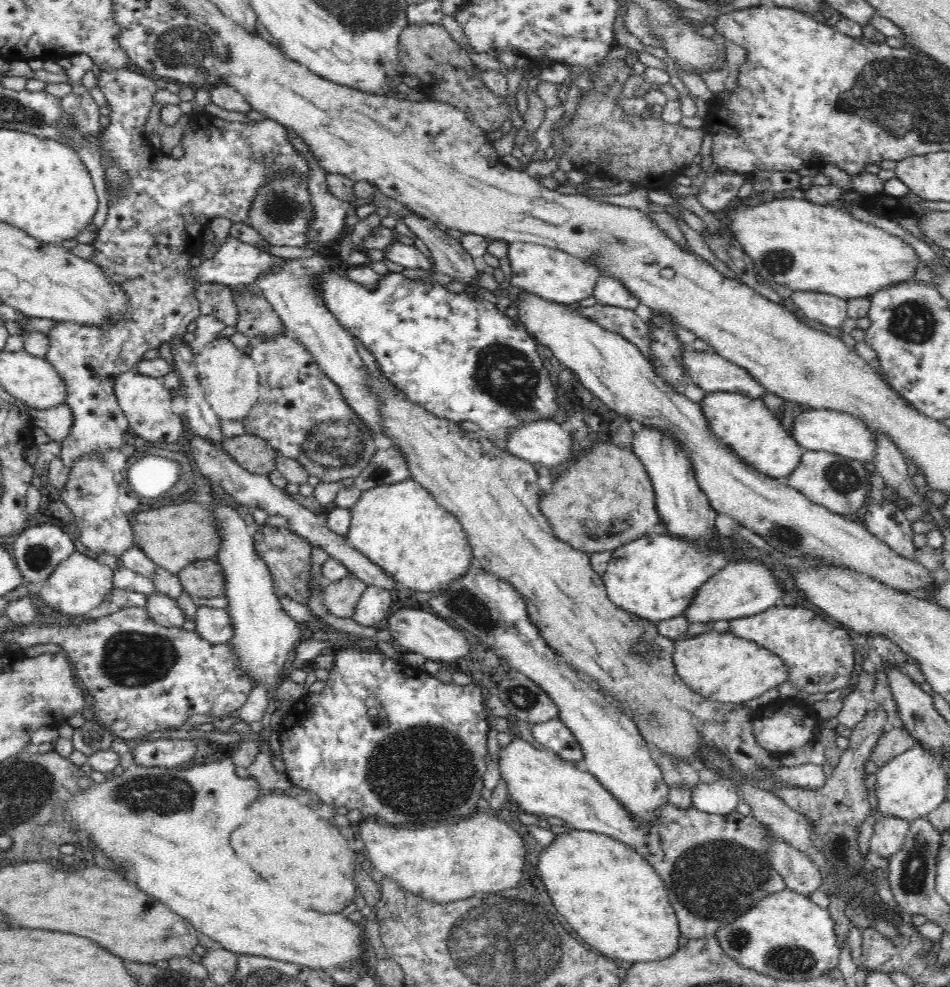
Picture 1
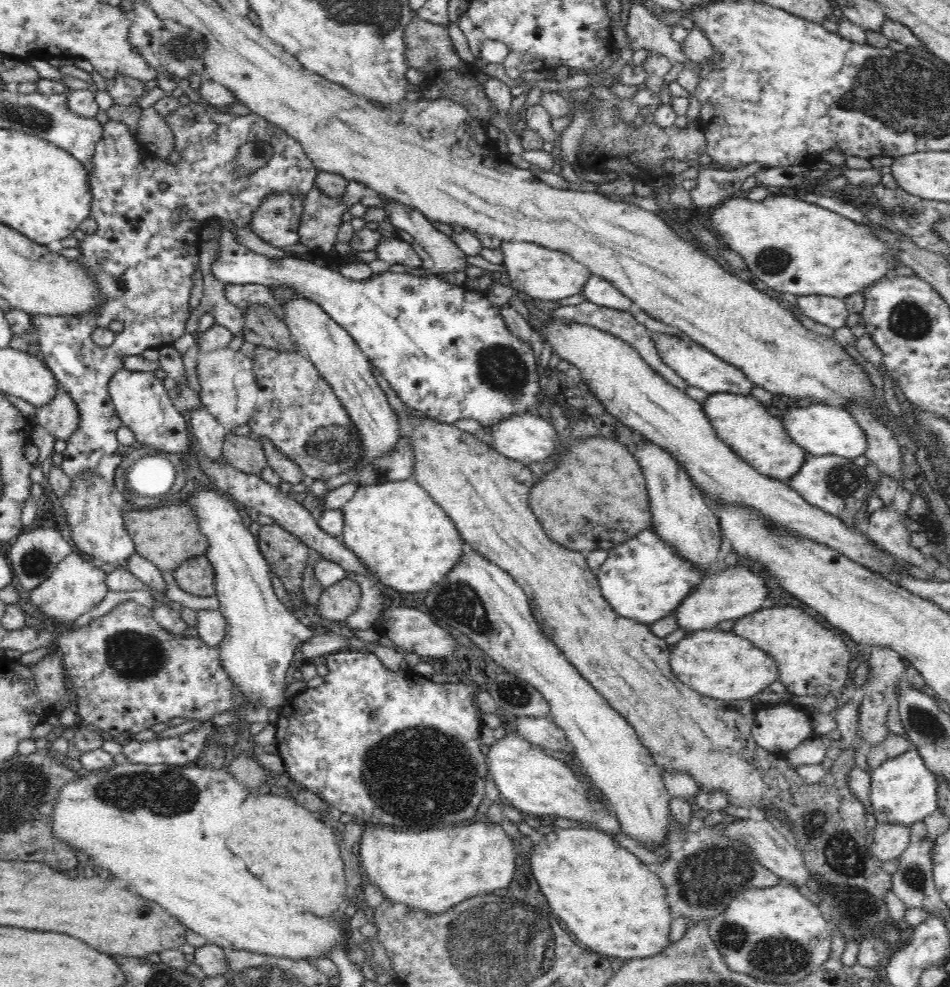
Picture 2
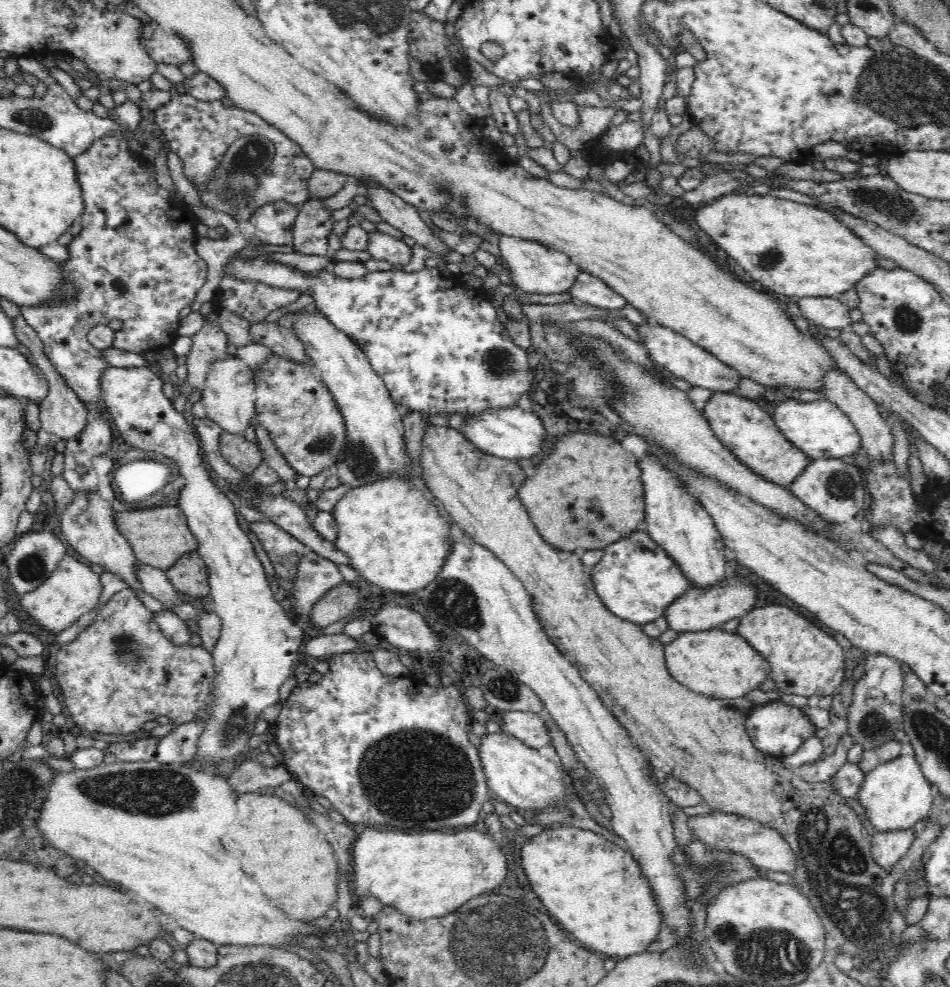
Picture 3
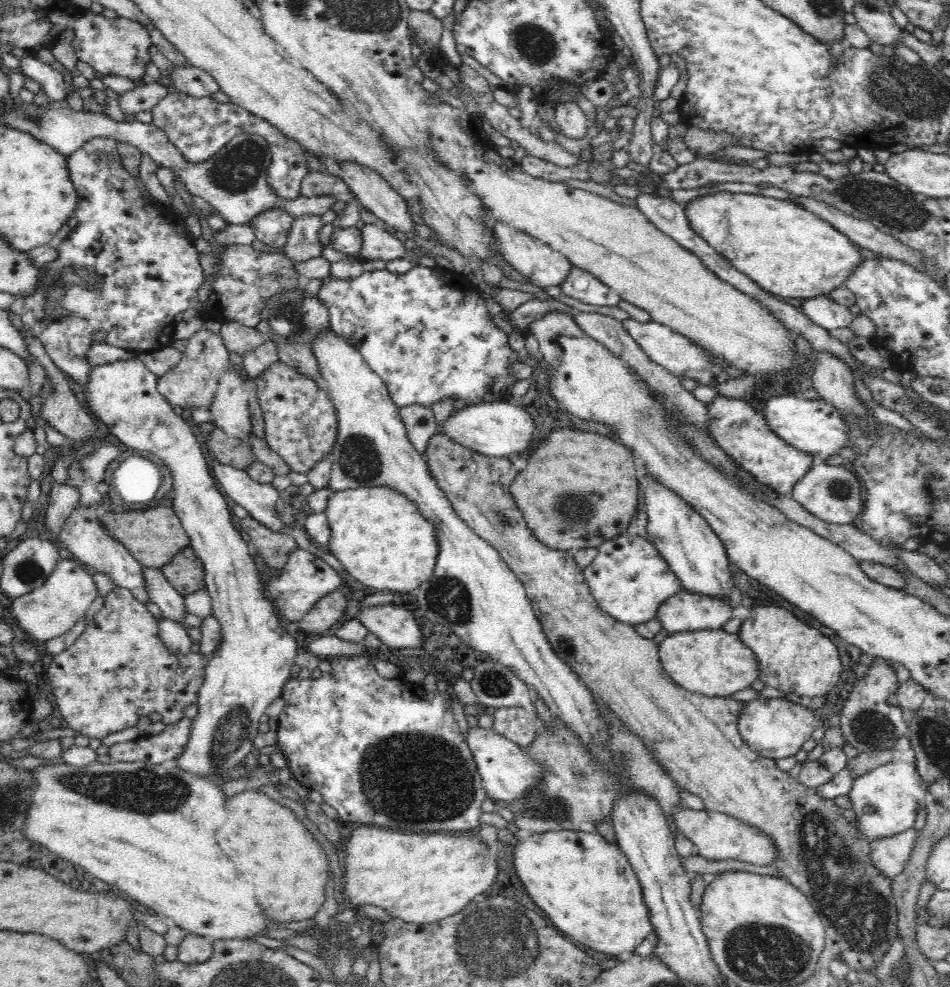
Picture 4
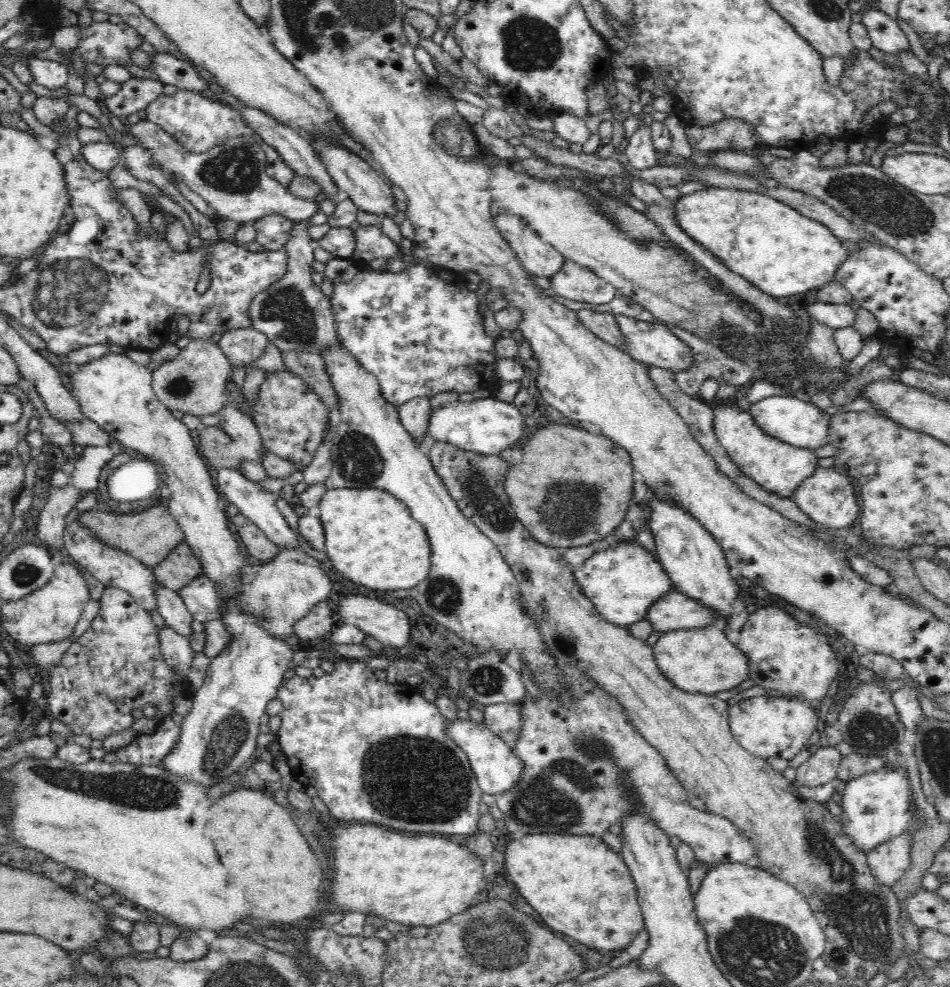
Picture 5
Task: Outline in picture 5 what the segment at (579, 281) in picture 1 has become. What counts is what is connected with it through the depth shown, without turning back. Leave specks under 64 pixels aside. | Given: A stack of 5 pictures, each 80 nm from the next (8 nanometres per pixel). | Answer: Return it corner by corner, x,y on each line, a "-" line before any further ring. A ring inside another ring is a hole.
502,211
494,219
500,235
508,241
508,246
528,273
549,279
560,270
565,257
551,244
540,239
536,231
528,227
518,215

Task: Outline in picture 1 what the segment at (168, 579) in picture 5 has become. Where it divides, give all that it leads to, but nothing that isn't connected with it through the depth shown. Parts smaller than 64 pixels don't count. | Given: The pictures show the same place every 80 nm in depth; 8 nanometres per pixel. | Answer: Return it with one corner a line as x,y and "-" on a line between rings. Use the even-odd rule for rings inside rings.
215,559
195,560
177,572
188,594
193,598
222,597
225,580
223,568

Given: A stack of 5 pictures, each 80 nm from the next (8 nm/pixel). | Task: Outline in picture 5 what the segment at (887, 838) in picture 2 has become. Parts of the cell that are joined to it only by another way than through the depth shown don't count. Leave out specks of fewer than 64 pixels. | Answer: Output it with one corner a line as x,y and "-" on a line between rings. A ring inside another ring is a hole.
904,832
868,853
868,867
878,883
893,888
911,866
914,833

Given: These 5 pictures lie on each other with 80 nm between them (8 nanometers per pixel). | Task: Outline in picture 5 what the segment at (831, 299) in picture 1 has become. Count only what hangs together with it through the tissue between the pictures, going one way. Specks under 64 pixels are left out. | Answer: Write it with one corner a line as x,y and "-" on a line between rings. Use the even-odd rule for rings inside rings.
816,302
807,306
810,318
834,330
847,326
854,326
856,311
849,304
830,304
829,302

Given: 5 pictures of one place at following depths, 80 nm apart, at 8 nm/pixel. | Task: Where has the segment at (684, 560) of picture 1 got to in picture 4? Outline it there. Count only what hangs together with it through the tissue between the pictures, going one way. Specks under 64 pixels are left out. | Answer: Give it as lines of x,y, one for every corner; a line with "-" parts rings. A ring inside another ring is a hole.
631,526
625,531
620,531
614,538
604,542
595,554
594,560
582,571
585,583
590,587
592,596
600,605
600,608
614,620
634,626
654,619
659,606
669,596
674,596
676,592
682,590
681,582
670,570
668,563
662,558
659,550
648,538
638,536

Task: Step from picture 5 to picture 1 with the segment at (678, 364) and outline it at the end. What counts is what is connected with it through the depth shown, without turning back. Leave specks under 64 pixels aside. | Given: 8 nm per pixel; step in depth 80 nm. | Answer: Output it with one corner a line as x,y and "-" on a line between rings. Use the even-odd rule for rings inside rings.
684,345
682,365
690,383
700,386
707,394
714,392
739,393
762,400
768,390
754,376
718,354
697,352
692,345

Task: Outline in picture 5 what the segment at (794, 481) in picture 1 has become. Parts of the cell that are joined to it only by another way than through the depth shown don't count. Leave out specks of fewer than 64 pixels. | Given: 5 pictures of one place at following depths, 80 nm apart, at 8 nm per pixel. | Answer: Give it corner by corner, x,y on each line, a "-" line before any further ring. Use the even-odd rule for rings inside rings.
819,467
816,468
816,472
812,472
812,476
804,480
792,500
812,522
831,528
831,530
842,530
842,528
851,528
858,516
856,491
854,480
840,468

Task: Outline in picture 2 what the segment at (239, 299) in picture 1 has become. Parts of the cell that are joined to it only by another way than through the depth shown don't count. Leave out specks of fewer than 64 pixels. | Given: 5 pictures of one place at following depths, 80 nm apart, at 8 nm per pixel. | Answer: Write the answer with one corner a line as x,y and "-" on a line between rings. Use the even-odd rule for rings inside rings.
250,306
244,311
243,338
257,346
273,348
276,351
300,352
297,344
290,338
291,332
286,323
278,319
269,306

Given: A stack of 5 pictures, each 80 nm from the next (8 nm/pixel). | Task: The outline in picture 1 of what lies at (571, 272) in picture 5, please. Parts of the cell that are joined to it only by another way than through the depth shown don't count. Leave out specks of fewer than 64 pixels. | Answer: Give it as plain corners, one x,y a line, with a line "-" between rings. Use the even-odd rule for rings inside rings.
600,275
593,296
600,304
618,308
634,310
641,303
615,276

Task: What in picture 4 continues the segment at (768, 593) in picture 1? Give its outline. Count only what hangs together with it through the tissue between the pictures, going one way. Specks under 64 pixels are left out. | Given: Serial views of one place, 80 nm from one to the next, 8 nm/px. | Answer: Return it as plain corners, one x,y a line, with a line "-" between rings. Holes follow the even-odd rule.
682,589
659,606
655,618
669,634
722,629
732,618
732,607
729,596
714,598

